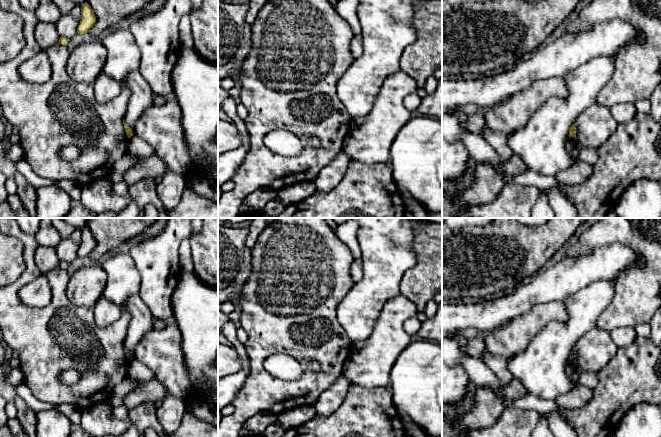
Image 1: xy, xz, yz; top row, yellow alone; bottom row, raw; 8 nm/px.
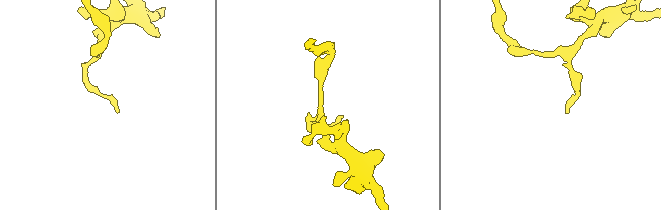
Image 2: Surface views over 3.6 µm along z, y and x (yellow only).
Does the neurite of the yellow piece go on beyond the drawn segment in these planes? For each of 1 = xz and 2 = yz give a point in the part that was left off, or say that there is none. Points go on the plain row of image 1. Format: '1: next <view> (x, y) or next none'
1: next none
2: next none

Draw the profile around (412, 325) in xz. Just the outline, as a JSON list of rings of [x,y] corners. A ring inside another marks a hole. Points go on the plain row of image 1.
[[[415,316],[408,318],[404,323],[405,332],[413,336],[421,327],[421,321],[419,321]]]

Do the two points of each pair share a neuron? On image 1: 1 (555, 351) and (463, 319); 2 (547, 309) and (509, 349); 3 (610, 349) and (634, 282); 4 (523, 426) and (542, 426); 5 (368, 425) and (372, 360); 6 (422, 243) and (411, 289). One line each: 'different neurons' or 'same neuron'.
1: different neurons
2: same neuron
3: different neurons
4: different neurons
5: different neurons
6: same neuron

